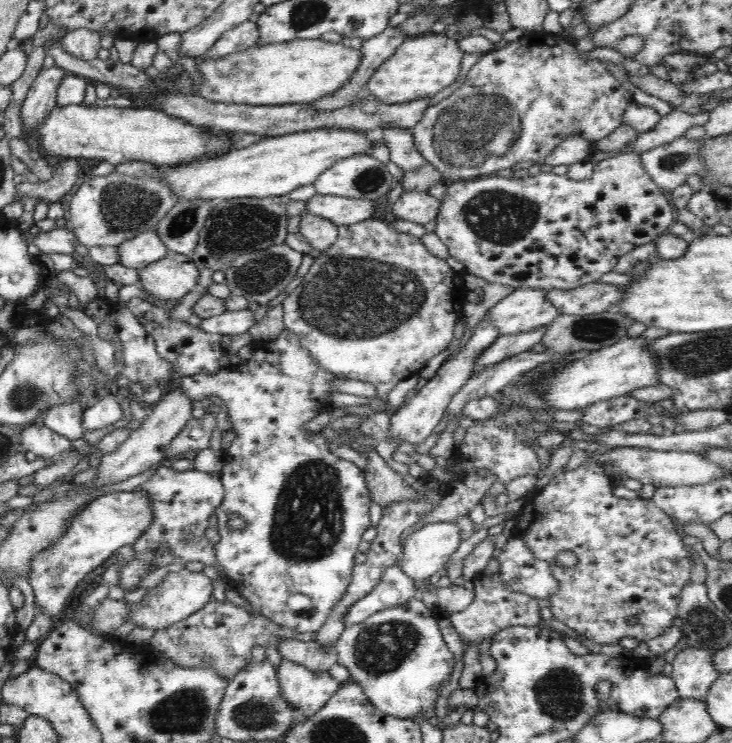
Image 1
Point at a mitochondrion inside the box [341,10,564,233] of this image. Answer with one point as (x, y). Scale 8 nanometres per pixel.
(479, 131)

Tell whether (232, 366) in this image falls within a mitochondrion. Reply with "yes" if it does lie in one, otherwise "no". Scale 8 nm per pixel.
no

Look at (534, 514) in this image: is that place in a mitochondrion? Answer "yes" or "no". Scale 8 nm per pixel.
no

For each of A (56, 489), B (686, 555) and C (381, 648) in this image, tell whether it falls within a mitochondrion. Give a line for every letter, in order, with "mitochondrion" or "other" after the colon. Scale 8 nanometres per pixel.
A: other
B: other
C: mitochondrion

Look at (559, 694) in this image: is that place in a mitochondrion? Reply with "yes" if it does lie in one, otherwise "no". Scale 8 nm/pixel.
yes

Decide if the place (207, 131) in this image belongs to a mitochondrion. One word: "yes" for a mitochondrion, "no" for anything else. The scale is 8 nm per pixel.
no

